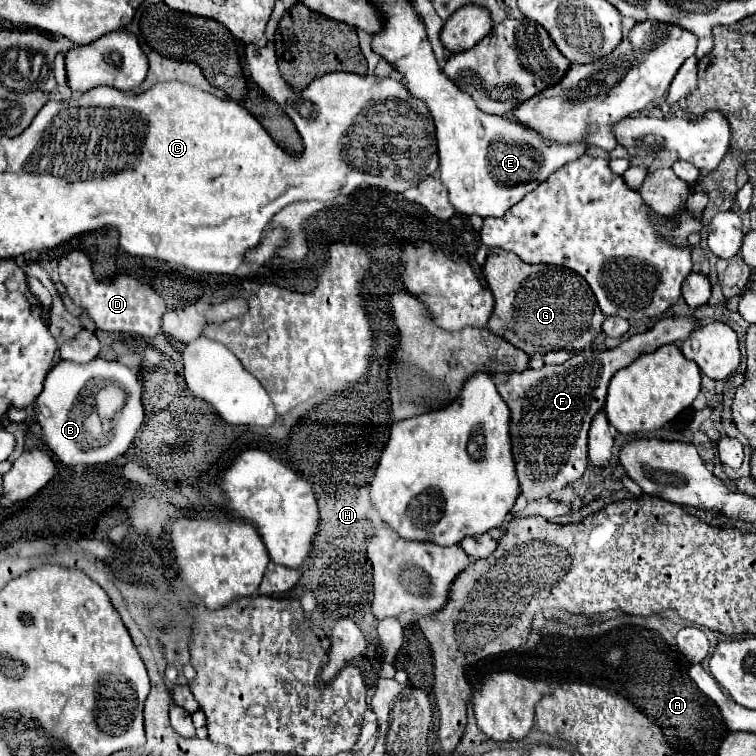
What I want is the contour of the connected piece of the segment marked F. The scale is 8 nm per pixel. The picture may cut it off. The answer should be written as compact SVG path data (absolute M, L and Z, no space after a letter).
M691 316L661 318L651 330L623 340L617 348L603 352L583 350L561 366L543 366L541 370L509 374L503 384L497 384L497 390L511 412L509 436L521 494L527 500L541 500L549 496L549 492L579 480L587 468L589 426L603 410L613 374L629 366L641 354L653 352L665 344L683 342L693 330L695 320Z

